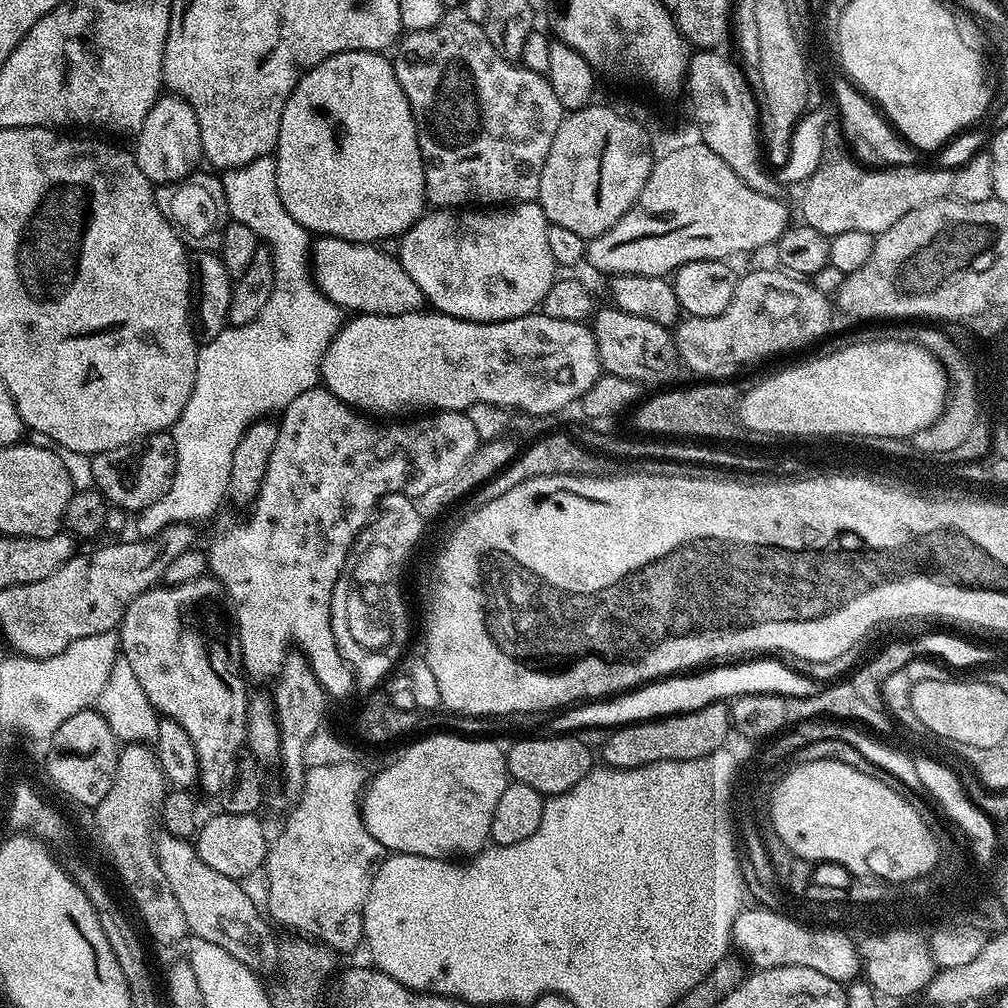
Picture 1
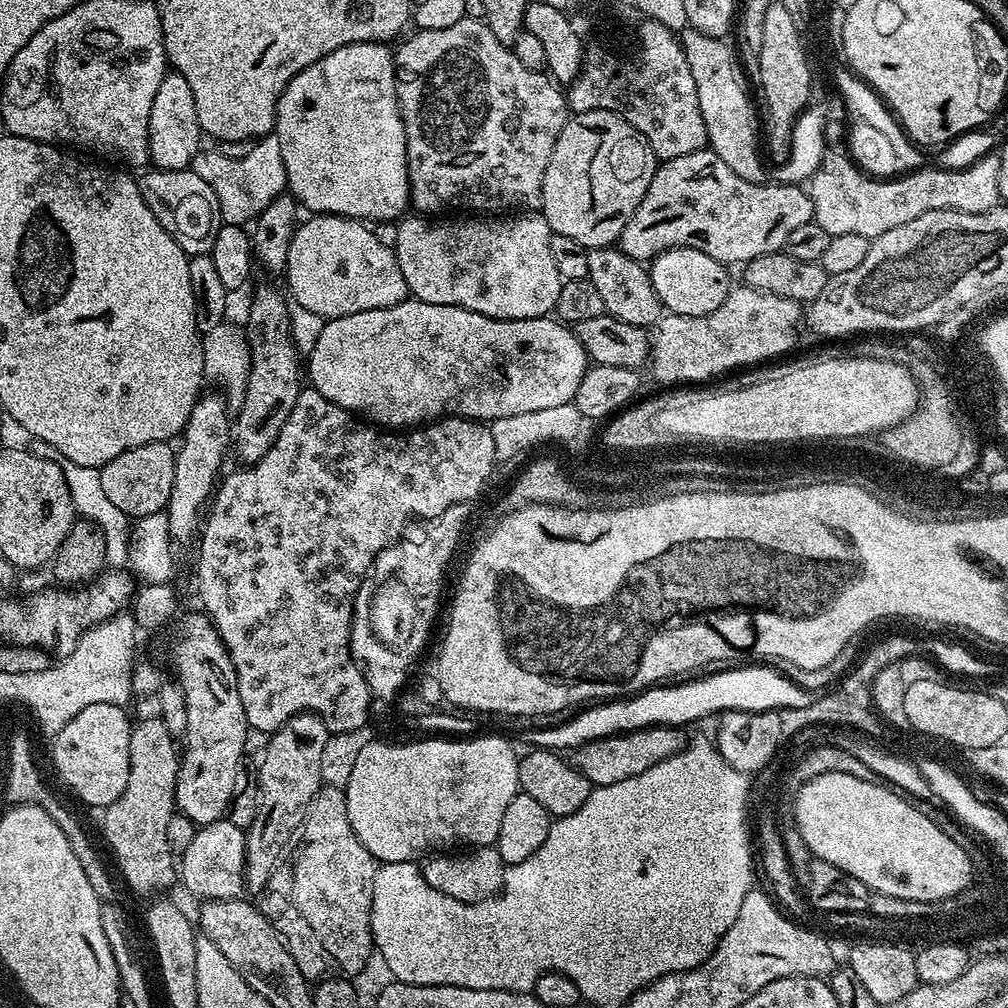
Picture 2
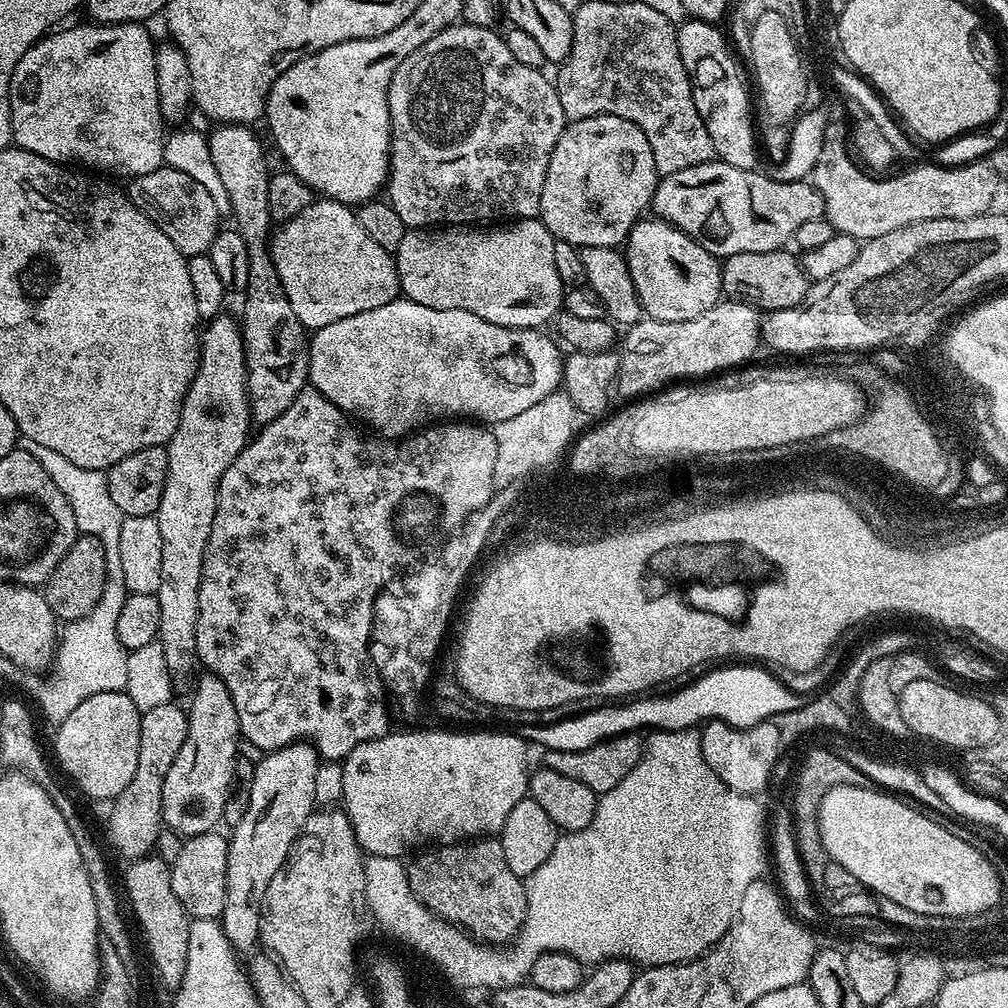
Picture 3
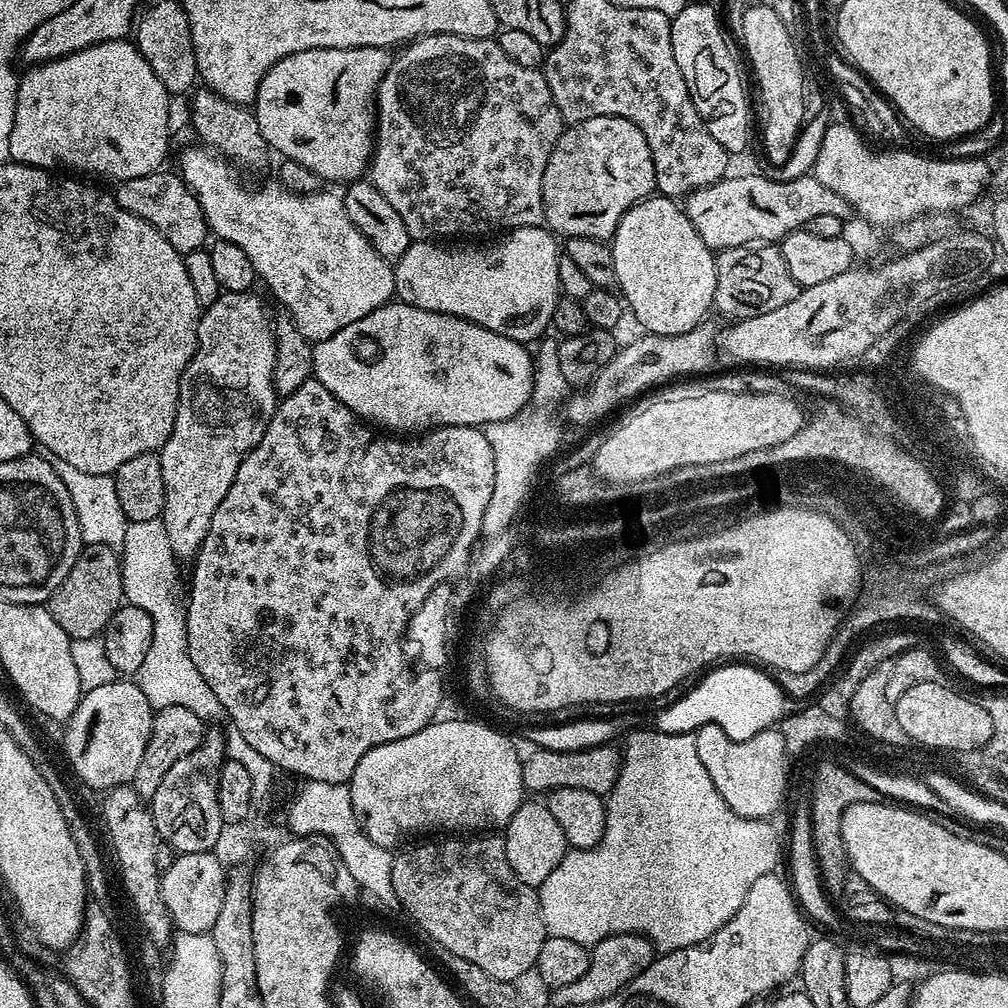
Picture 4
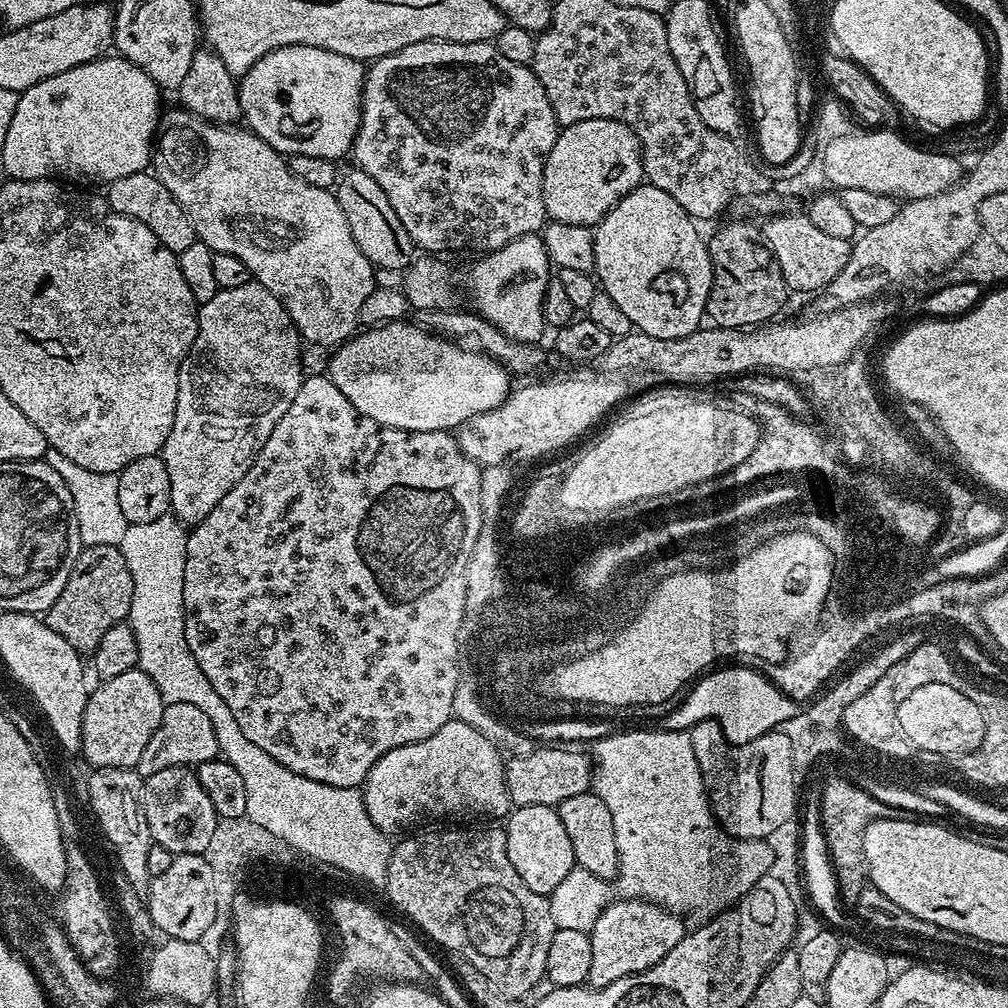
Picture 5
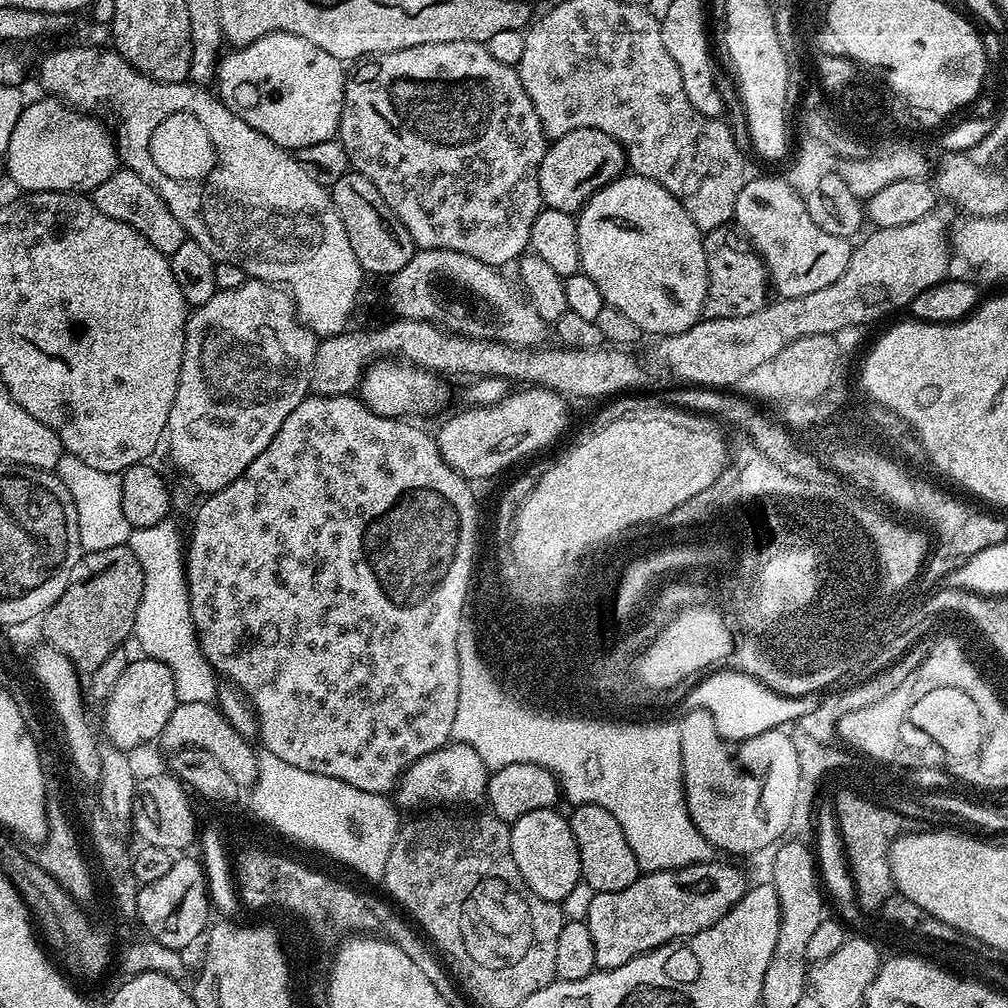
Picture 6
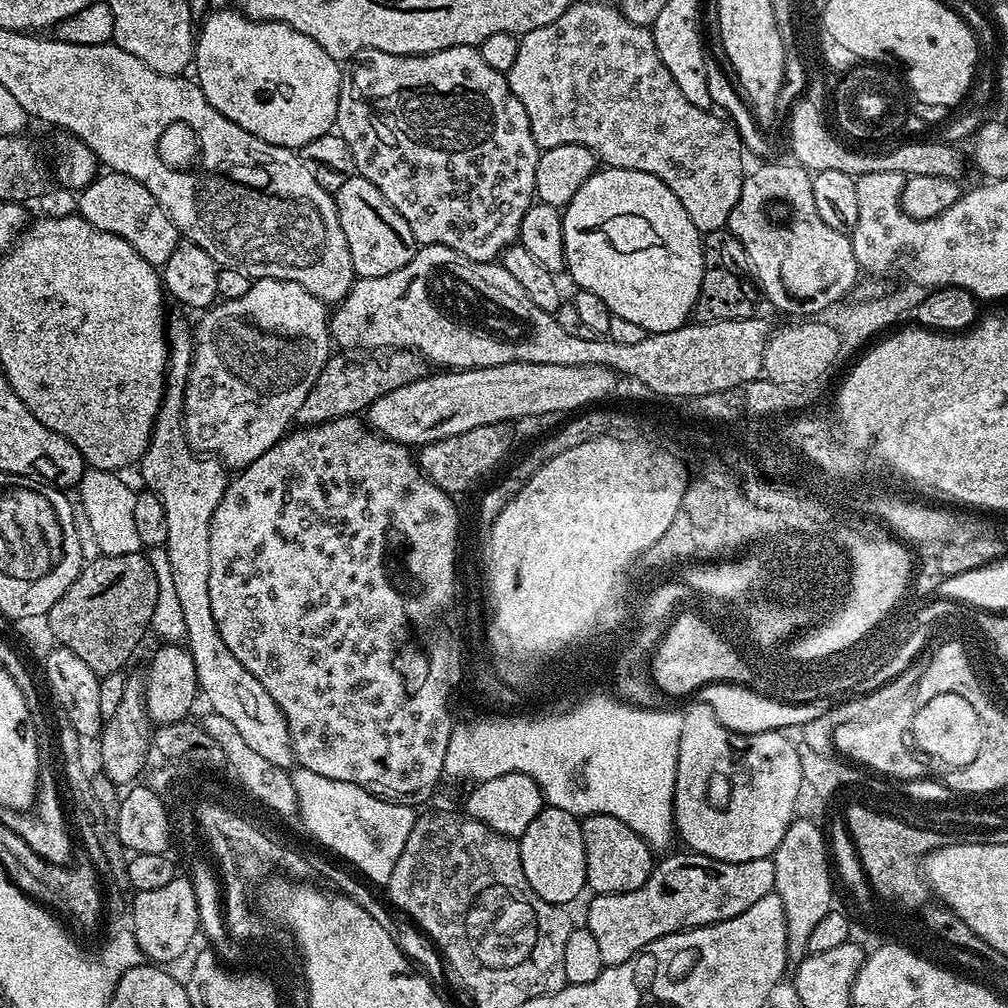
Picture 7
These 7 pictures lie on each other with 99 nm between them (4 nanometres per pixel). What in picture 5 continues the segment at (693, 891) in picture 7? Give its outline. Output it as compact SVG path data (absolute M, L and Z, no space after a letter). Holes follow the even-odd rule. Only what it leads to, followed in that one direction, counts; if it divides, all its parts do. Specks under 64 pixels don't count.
M613 899L606 905L602 914L598 914L598 922L594 922L590 938L590 974L586 984L590 988L605 988L610 982L618 982L618 978L626 978L638 974L642 970L650 970L650 966L658 966L678 942L686 935L685 917L675 912L668 912L662 906L651 904L649 900Z

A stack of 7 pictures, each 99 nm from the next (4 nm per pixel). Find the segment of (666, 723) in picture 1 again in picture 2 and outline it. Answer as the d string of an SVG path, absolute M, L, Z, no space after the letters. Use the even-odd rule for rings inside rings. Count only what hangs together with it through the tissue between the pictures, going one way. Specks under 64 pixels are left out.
M666 724L636 728L629 732L616 732L581 745L571 753L570 759L577 770L594 786L622 782L622 778L634 778L634 774L650 770L650 766L662 762L685 747L686 739L684 740L682 732L679 727Z

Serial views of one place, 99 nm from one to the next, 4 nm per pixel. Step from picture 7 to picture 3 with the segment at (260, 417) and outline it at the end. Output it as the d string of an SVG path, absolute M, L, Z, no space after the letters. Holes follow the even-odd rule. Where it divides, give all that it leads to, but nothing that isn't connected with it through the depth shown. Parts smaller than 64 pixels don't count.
M221 314L207 321L202 332L200 365L184 399L178 430L166 445L168 477L166 486L162 490L162 502L155 514L158 530L162 533L162 582L154 594L161 608L157 634L166 658L168 672L174 678L188 676L198 668L196 655L198 590L202 578L206 542L210 538L210 526L214 522L216 513L218 486L230 462L234 462L234 458L238 458L240 451L248 445L253 428L252 411L248 401L248 360L244 357L244 334L237 321L235 324L228 314Z

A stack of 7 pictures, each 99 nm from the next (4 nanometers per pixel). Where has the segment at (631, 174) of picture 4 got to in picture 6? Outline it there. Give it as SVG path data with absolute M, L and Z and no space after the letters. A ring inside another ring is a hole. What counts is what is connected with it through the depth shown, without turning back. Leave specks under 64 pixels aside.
M570 130L570 134L562 134L562 138L547 145L538 170L540 198L547 207L576 214L598 189L625 172L624 147L610 134L602 134L602 130Z

